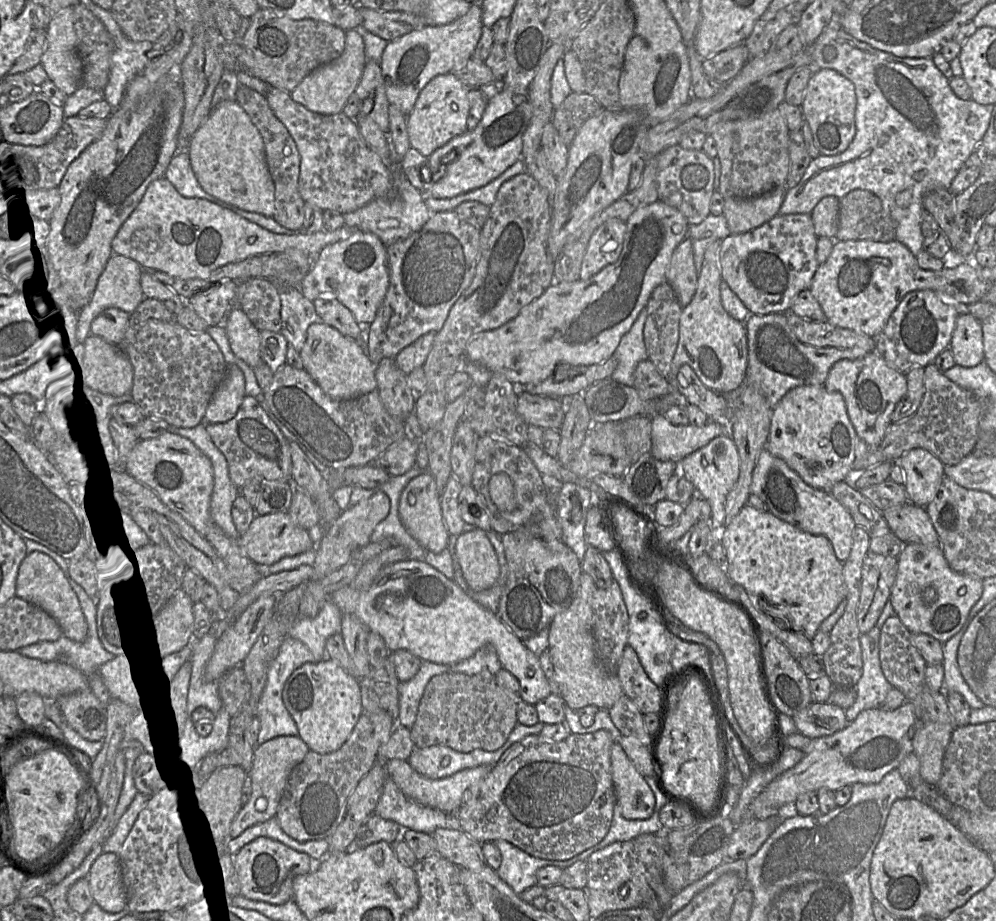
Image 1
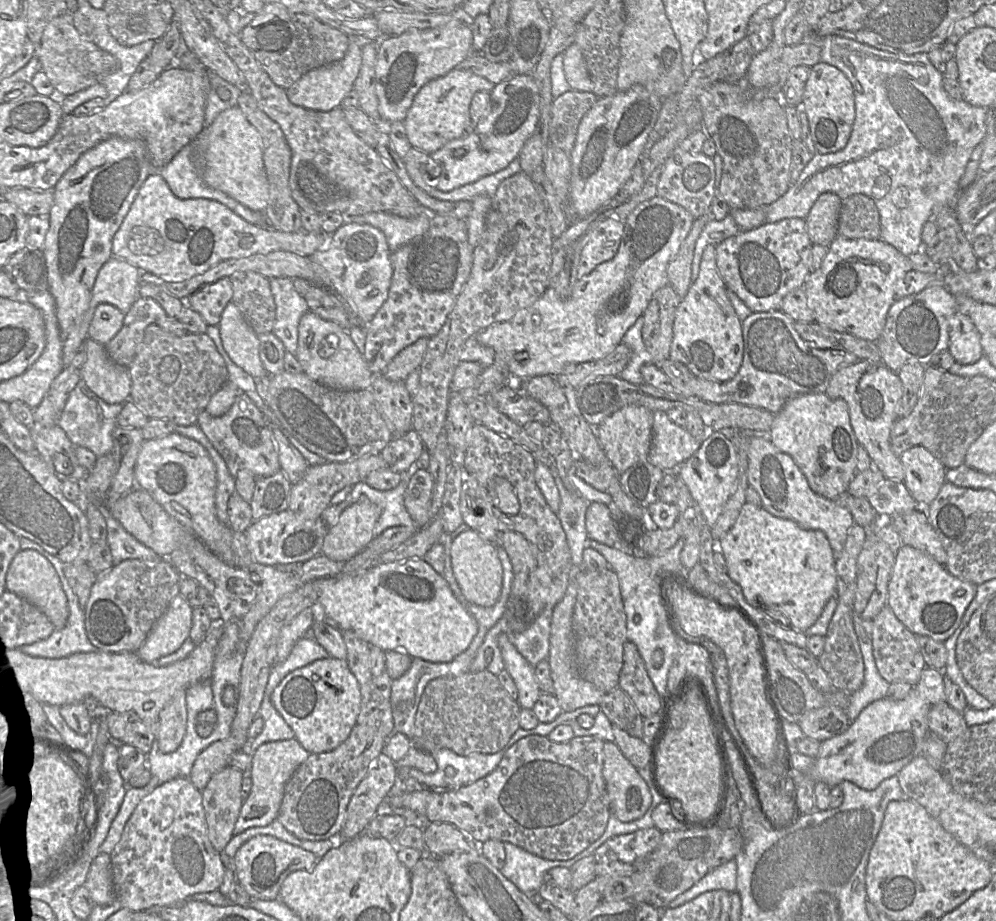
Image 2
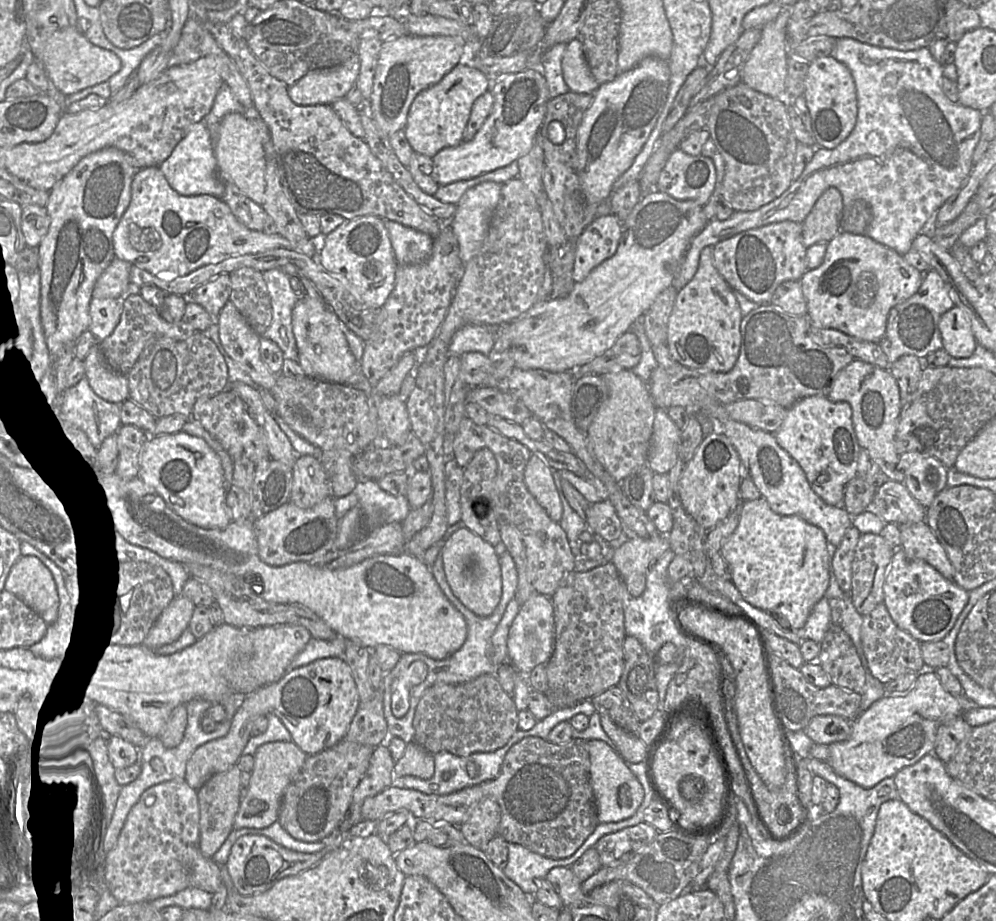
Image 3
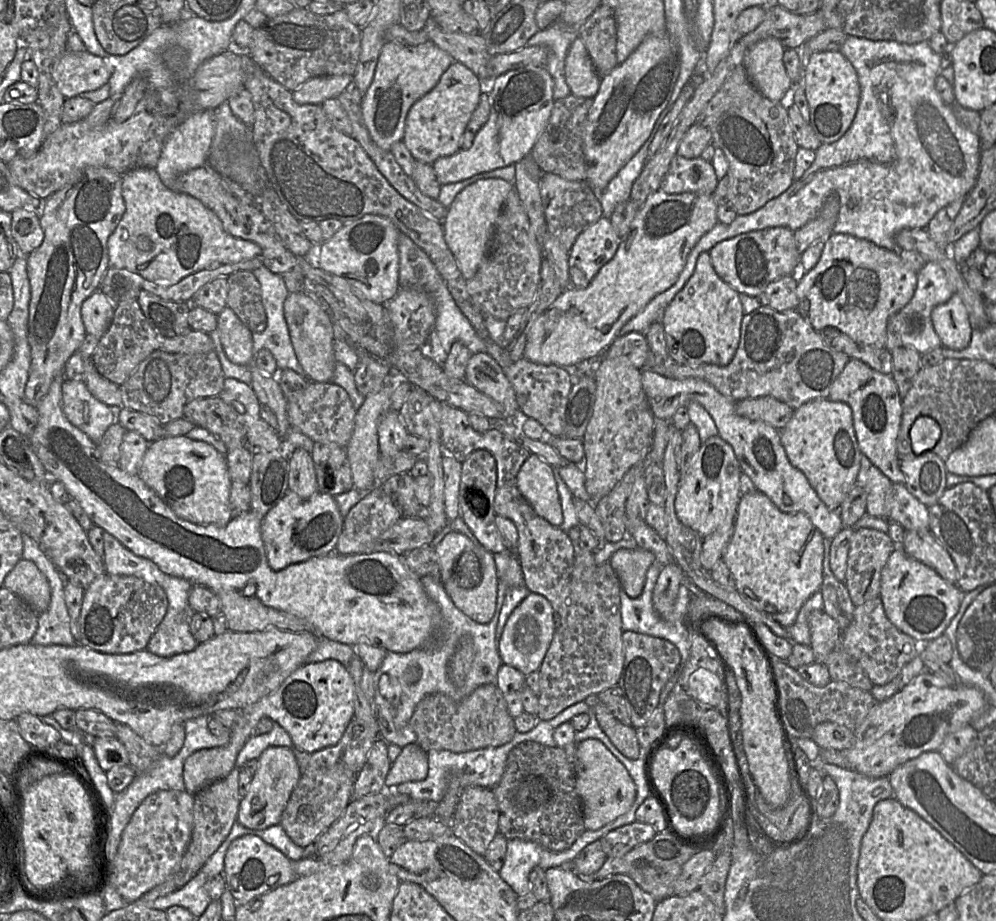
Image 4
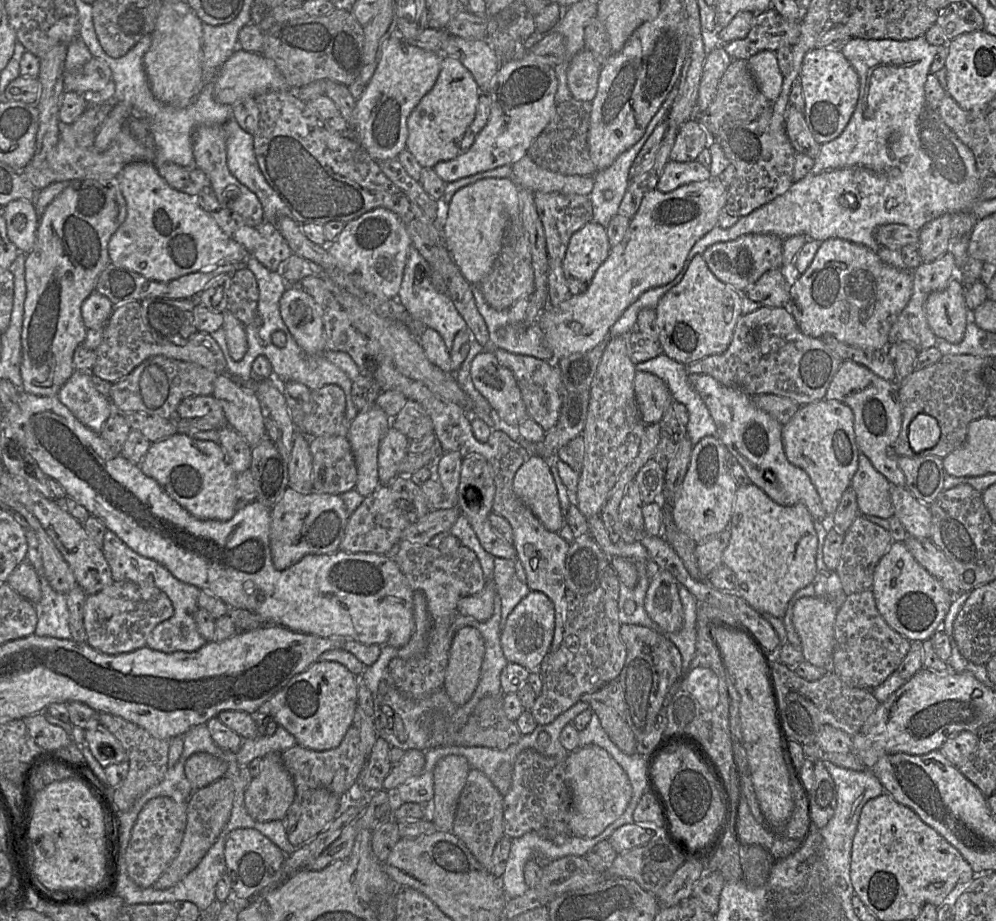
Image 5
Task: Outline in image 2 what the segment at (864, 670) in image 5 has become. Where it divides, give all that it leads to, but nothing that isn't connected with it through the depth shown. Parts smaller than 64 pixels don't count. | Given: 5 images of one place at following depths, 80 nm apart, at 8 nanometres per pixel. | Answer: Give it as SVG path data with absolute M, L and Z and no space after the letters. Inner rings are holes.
M885 606L872 620L873 656L880 675L888 682L906 682L914 686L926 668L917 637Z

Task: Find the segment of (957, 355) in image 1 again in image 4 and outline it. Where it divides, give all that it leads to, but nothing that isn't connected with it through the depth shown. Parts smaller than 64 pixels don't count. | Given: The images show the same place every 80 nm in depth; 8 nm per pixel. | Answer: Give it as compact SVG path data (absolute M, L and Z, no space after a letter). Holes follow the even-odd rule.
M953 293L947 302L936 306L932 310L931 320L943 347L963 350L969 345L972 325L958 294Z

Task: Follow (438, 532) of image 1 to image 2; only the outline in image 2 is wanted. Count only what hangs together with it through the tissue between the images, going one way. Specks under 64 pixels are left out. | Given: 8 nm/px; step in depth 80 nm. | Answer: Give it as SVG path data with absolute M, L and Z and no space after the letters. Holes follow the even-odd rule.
M417 469L411 476L404 494L404 505L417 529L425 527L431 520L430 507L433 477L428 469Z

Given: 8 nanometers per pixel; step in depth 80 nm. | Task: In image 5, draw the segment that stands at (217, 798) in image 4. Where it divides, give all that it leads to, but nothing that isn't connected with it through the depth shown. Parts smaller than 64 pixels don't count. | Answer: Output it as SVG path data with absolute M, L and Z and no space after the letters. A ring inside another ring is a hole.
M226 777L192 793L187 801L187 824L179 851L163 874L152 885L153 888L166 890L173 887L198 866L228 822L233 800L233 784Z

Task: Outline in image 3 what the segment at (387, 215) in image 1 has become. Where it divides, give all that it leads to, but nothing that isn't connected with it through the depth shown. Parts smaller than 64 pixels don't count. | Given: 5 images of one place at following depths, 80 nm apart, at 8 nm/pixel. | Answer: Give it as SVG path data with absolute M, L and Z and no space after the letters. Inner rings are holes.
M383 220L398 265L424 262L431 254L433 238L390 220Z

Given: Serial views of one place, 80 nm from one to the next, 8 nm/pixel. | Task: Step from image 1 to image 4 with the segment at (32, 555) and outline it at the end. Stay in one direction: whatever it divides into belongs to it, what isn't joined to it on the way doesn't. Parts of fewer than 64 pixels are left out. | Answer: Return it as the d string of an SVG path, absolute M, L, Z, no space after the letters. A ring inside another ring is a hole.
M20 559L4 580L4 587L24 600L38 615L46 611L51 601L51 588L46 576L36 564Z

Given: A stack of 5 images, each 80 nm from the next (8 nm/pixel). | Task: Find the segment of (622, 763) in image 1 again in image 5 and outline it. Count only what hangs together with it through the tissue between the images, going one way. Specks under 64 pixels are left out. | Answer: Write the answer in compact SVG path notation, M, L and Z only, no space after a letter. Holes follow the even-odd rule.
M594 744L570 752L565 759L565 772L572 795L568 829L573 836L596 837L626 810L632 796L628 776L605 749Z

